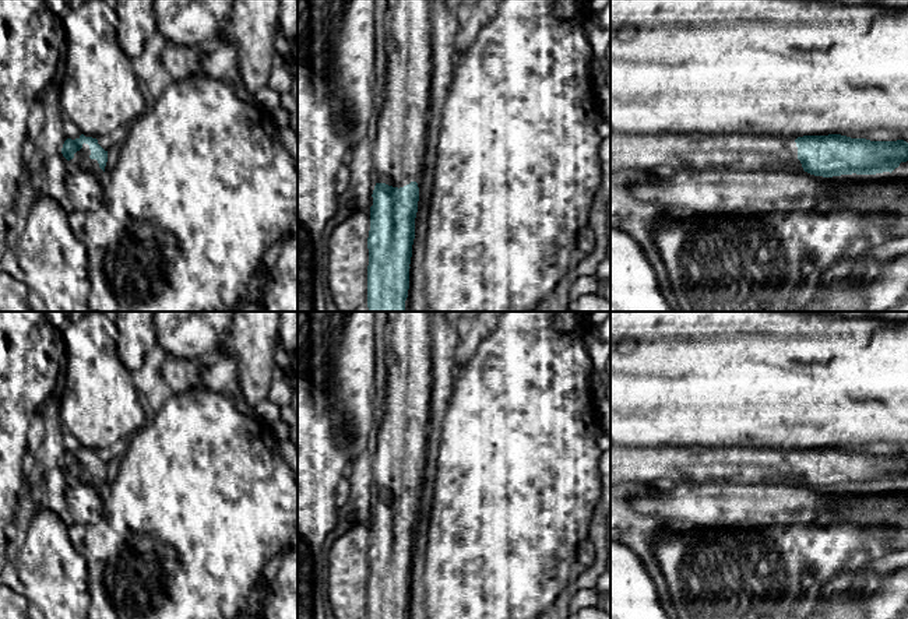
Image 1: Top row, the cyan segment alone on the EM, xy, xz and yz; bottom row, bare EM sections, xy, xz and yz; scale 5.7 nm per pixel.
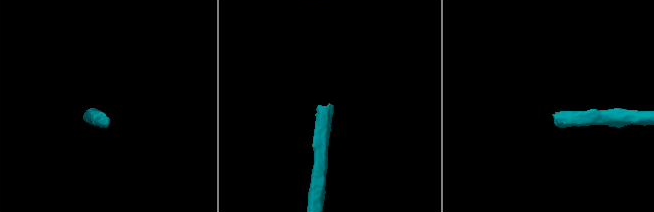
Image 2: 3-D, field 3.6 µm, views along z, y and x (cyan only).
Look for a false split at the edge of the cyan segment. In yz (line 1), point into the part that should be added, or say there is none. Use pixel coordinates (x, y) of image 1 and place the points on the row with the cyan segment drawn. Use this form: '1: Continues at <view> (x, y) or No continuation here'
1: Continues at yz (664, 153)

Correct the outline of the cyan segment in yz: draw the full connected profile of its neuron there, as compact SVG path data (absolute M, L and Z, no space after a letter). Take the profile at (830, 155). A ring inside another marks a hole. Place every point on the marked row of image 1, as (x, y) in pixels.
M610 131L610 170L805 170L814 176L876 175L908 161L908 143L841 134L796 140L756 134L624 134Z

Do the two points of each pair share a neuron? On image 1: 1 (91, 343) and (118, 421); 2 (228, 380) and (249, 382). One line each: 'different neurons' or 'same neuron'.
1: same neuron
2: different neurons

